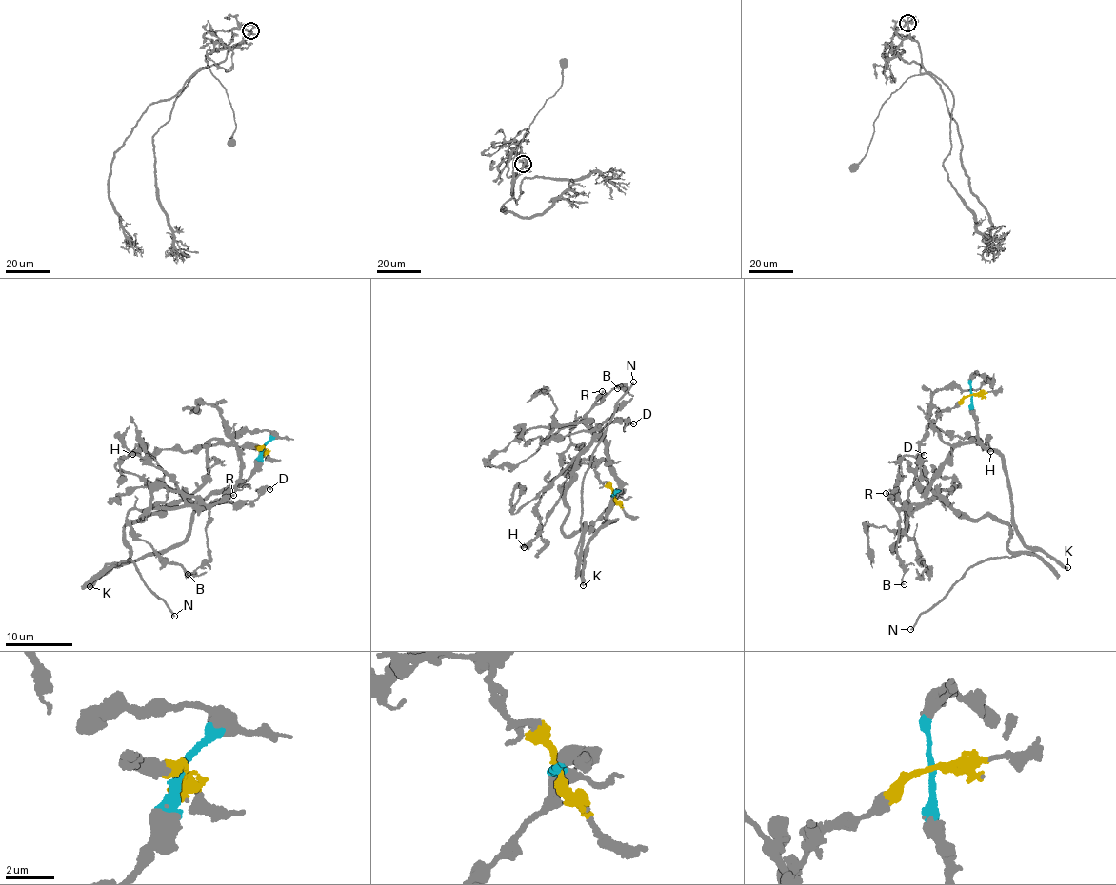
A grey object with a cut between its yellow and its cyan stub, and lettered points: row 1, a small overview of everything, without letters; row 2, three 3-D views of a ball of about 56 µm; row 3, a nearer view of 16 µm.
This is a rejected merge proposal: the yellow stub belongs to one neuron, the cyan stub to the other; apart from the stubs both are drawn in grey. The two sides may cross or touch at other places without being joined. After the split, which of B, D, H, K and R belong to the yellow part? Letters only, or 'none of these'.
H

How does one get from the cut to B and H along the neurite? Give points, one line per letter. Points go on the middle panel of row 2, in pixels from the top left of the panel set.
B: (613, 495), (624, 489), (621, 490), (603, 442), (586, 424), (586, 418), (611, 390), (624, 386), (617, 389)
H: (613, 495), (596, 478), (594, 467), (580, 462), (571, 468), (545, 525), (524, 546)

